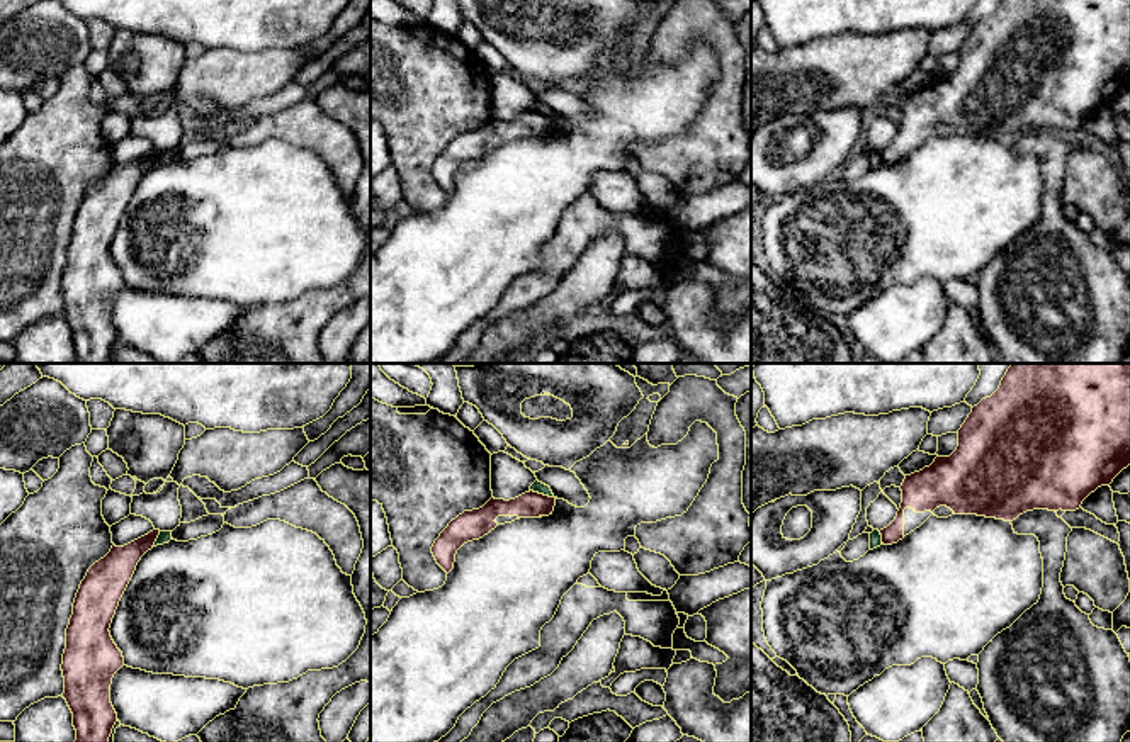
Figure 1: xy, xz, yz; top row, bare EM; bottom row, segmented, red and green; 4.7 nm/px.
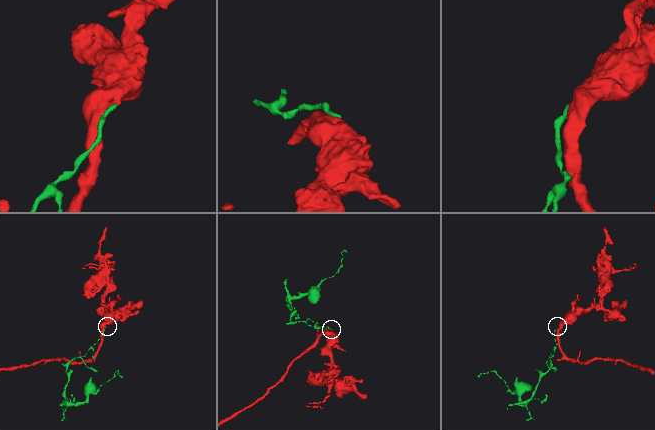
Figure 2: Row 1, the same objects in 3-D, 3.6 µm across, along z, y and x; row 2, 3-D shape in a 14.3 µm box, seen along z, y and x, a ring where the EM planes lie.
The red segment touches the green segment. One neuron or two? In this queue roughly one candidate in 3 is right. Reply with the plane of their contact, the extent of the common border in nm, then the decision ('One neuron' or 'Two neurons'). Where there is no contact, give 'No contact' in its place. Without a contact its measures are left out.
Touches red in xz. Shared border 120 nm. Two neurons

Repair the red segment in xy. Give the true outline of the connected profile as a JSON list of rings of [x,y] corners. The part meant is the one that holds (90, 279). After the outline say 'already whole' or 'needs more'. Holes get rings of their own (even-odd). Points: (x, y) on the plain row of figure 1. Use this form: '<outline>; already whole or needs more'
[[[153,149],[124,166],[112,165],[110,171],[88,188],[76,212],[61,284],[63,318],[73,333],[75,363],[109,363],[117,341],[117,333],[110,323],[110,304],[114,294],[124,285],[122,272],[114,263],[109,248],[138,182],[153,168],[158,155],[160,149]]]; already whole

